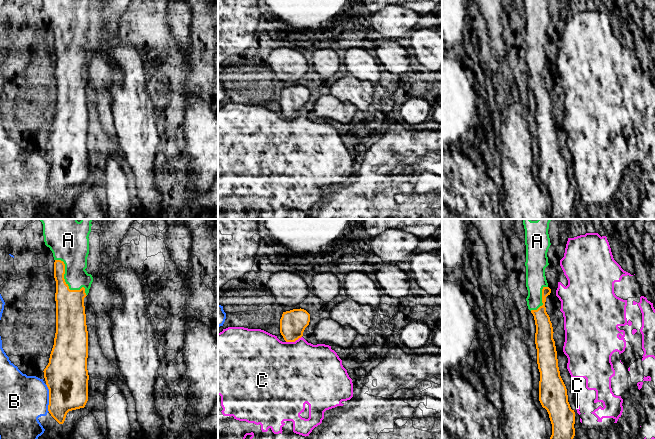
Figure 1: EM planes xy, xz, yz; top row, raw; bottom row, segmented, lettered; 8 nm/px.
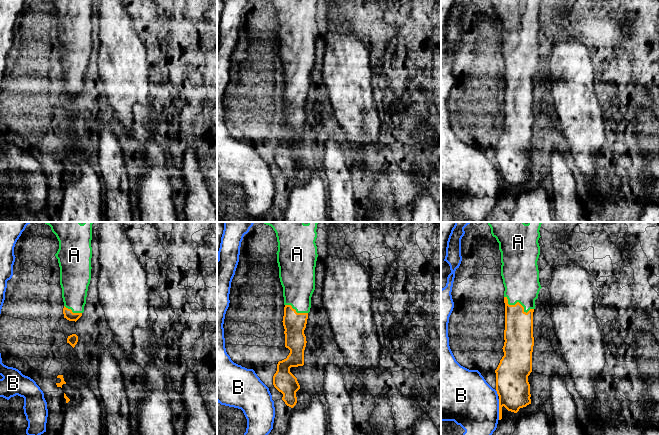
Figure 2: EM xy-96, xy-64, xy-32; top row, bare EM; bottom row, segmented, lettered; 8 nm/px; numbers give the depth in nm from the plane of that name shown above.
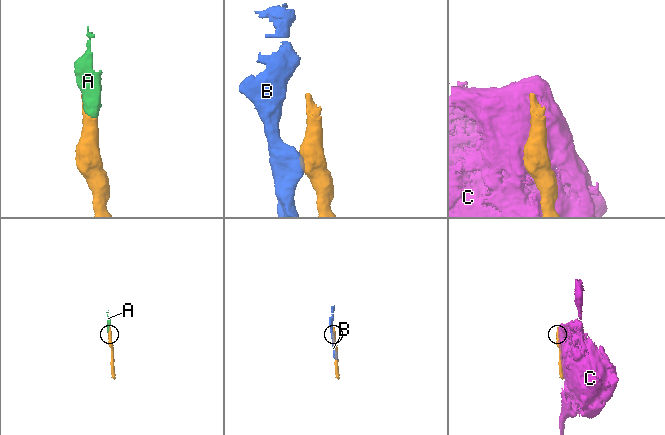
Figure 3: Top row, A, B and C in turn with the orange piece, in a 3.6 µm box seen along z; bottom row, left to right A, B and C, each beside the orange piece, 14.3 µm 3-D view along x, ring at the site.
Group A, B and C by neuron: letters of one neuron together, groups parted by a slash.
A / B / C

